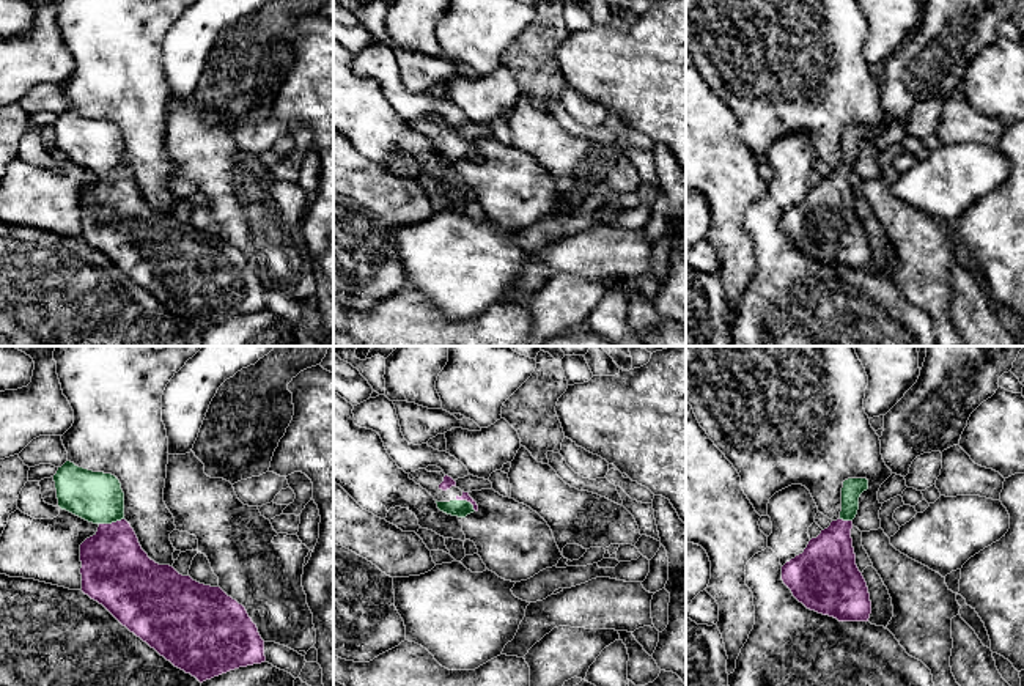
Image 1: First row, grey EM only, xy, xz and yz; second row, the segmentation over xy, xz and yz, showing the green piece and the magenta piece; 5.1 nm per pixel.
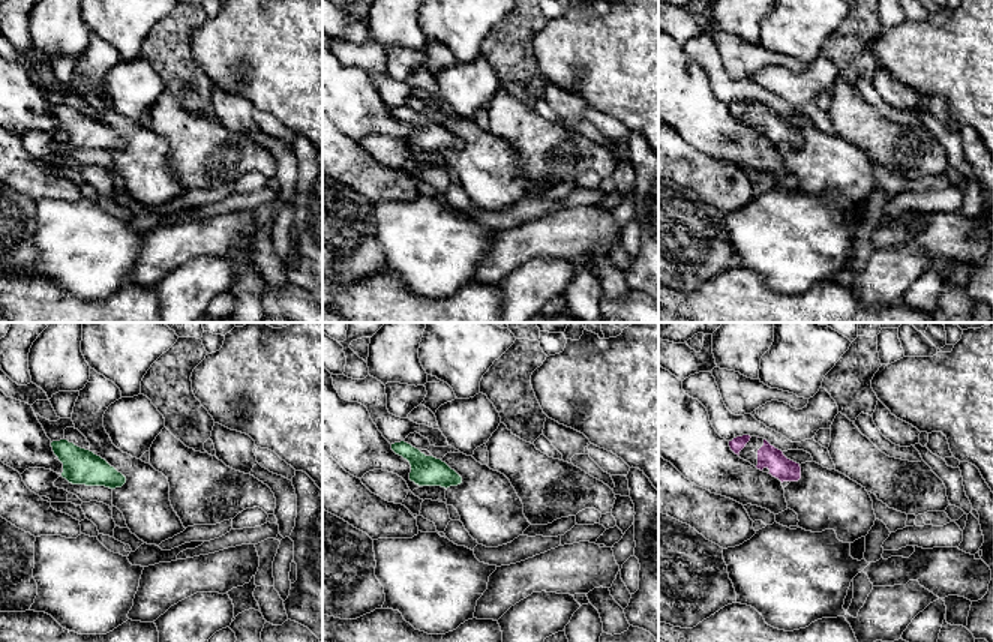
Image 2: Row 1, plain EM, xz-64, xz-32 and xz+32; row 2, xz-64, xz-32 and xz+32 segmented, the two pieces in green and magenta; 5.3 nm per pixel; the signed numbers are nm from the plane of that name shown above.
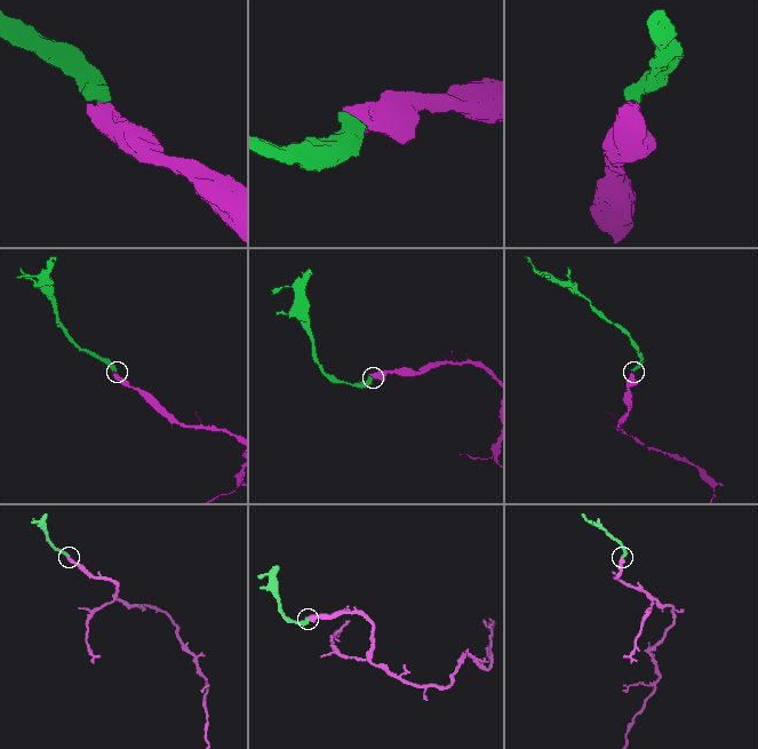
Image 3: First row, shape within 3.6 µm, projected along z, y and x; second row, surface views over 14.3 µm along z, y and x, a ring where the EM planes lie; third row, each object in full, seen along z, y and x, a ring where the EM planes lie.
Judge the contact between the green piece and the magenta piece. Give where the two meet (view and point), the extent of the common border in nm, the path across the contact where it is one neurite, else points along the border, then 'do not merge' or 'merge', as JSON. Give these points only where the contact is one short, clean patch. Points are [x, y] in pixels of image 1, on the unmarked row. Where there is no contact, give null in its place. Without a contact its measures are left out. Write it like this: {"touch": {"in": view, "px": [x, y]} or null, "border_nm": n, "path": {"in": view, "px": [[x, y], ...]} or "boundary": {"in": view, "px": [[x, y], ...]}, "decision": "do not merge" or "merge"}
{"touch": {"in": "xy", "px": [110, 170]}, "border_nm": 130, "path": {"in": "xy", "px": [[98, 145], [109, 159], [110, 170], [115, 183], [115, 219]]}, "decision": "merge"}

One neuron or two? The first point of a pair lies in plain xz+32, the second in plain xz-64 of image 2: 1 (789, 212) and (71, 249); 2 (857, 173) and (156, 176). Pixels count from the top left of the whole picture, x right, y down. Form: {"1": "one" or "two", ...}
{"1": "one", "2": "one"}

